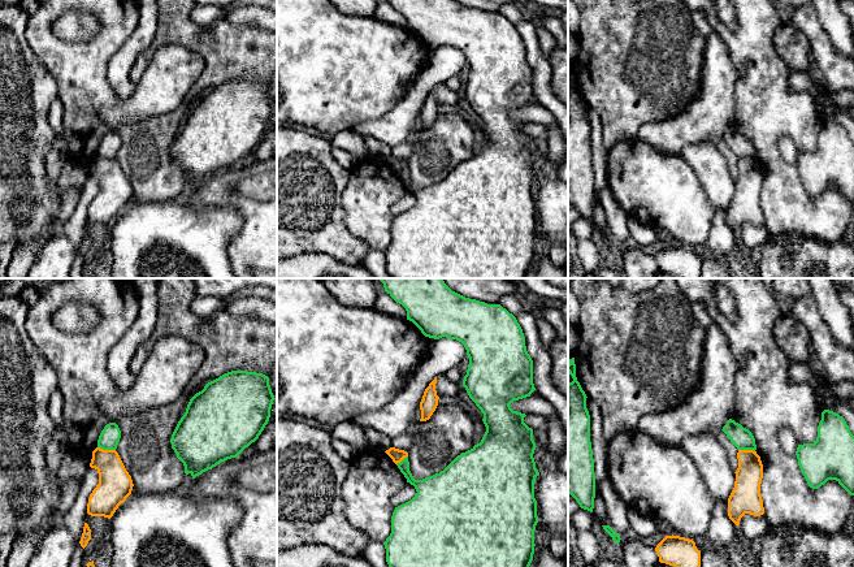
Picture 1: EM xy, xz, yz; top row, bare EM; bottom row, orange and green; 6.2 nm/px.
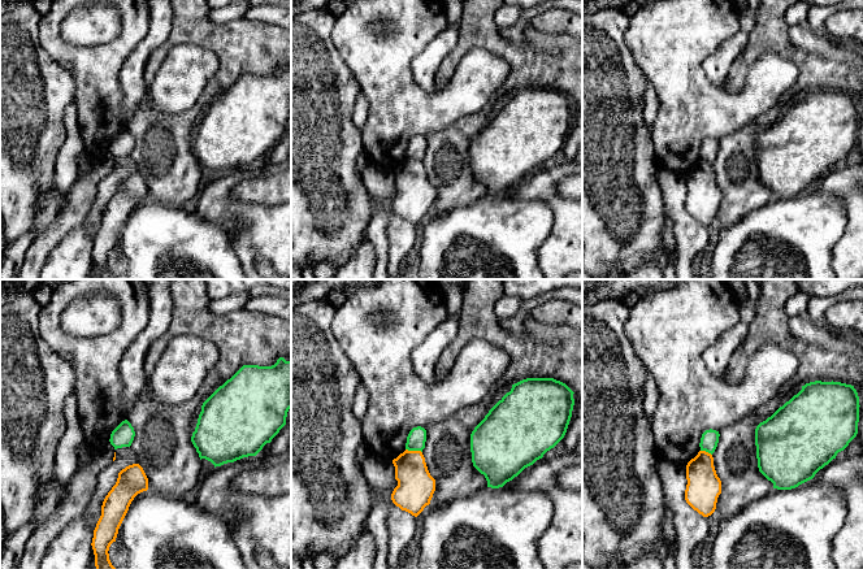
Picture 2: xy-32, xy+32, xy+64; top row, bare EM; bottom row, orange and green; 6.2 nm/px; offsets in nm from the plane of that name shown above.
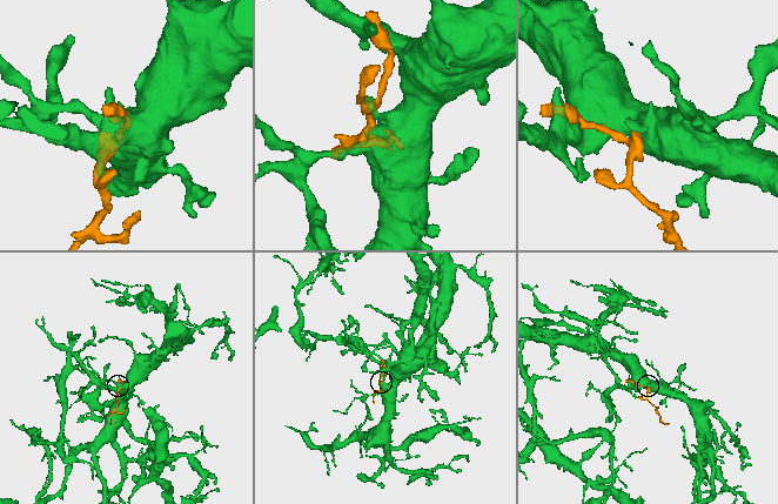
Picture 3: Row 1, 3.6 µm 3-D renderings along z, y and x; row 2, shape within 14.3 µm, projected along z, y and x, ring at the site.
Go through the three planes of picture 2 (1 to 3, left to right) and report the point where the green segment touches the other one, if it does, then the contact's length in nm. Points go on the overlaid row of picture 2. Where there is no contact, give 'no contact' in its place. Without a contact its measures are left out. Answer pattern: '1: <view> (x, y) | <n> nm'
1: no contact
2: xy+32 (413, 451) | 110 nm
3: xy+64 (705, 451) | 80 nm

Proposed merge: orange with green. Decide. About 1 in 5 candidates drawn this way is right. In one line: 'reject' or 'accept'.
reject

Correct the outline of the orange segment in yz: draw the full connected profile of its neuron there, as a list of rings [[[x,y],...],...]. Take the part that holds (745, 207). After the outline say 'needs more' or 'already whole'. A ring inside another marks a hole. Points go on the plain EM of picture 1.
[[[738,159],[738,177],[734,196],[728,207],[728,225],[738,235],[745,222],[760,225],[764,222],[760,192],[763,173],[754,159]]] | already whole

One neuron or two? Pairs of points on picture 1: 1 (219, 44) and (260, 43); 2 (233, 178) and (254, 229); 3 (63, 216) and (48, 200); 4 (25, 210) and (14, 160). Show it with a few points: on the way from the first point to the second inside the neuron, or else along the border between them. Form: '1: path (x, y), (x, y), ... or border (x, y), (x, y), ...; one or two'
1: path (229, 44), (250, 44); one
2: path (232, 191), (254, 216); one
3: border (60, 189), (60, 208), (52, 220), (53, 229); two
4: path (14, 198), (14, 172); one

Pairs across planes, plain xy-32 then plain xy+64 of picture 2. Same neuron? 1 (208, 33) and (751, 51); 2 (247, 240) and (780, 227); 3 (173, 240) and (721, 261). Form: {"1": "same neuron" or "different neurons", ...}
{"1": "same neuron", "2": "different neurons", "3": "same neuron"}

